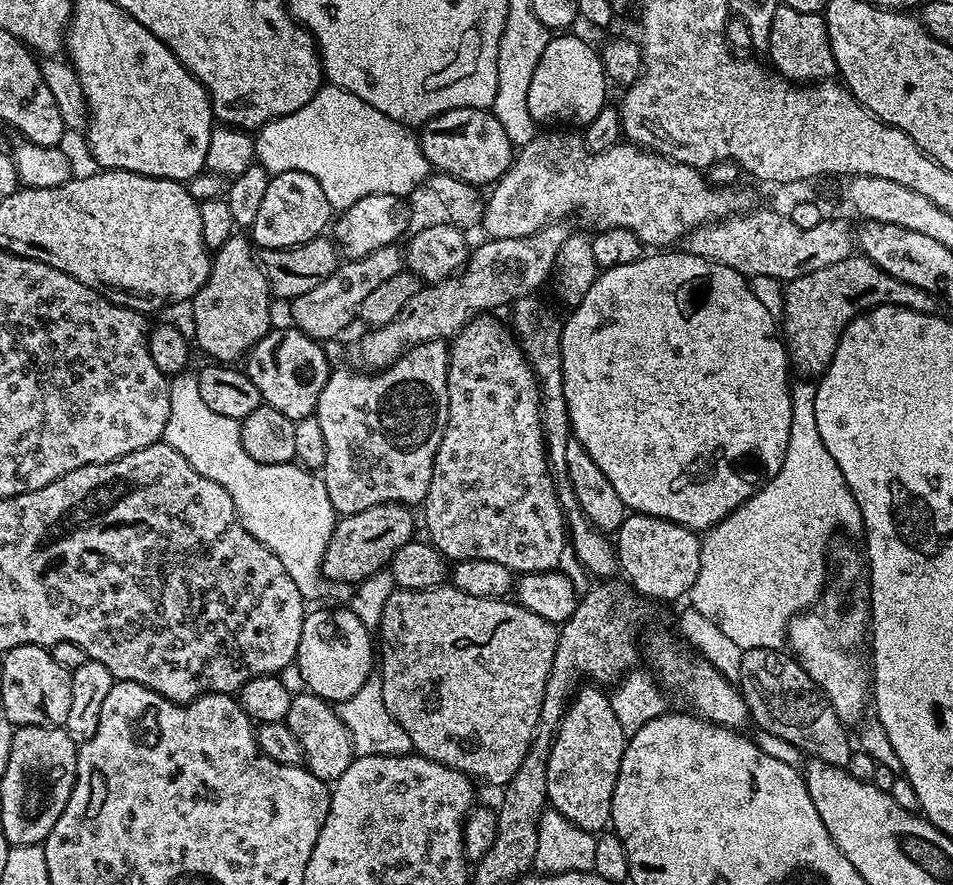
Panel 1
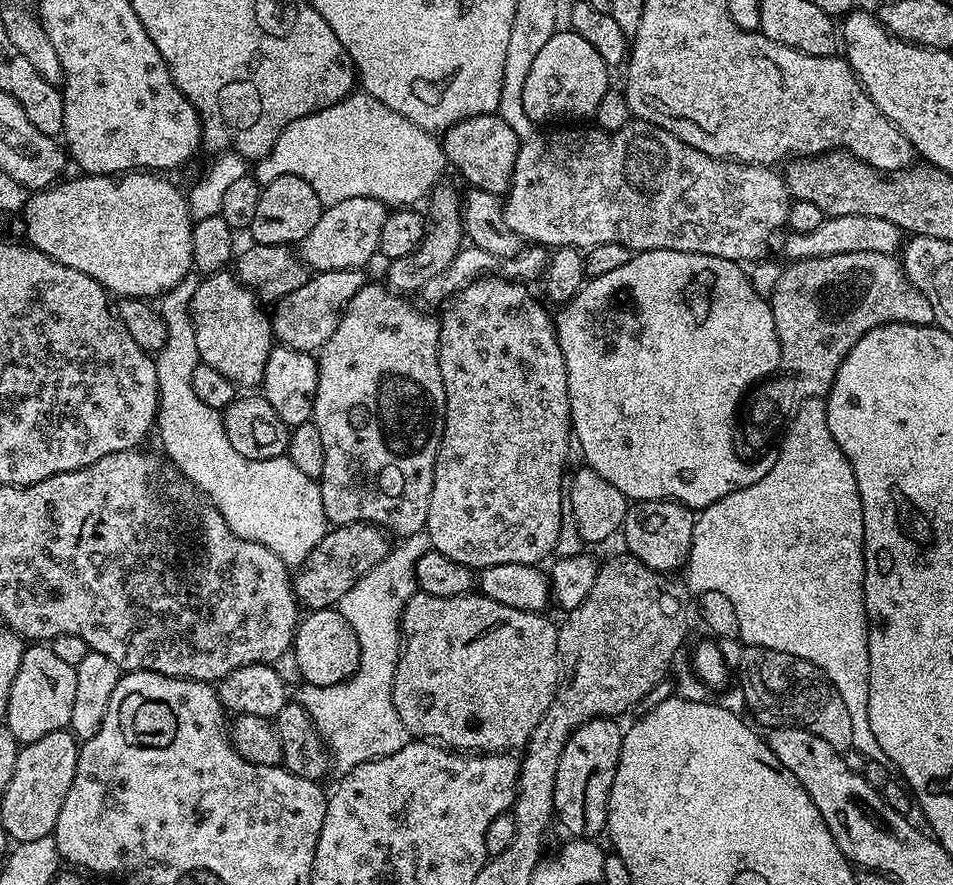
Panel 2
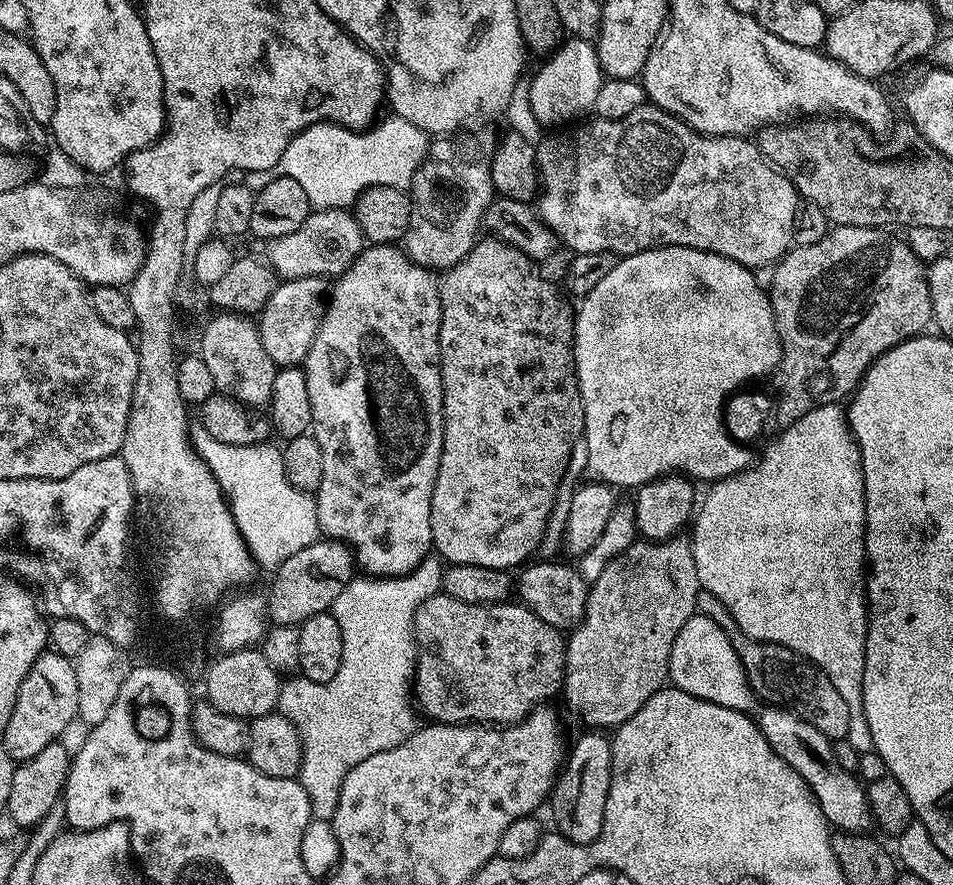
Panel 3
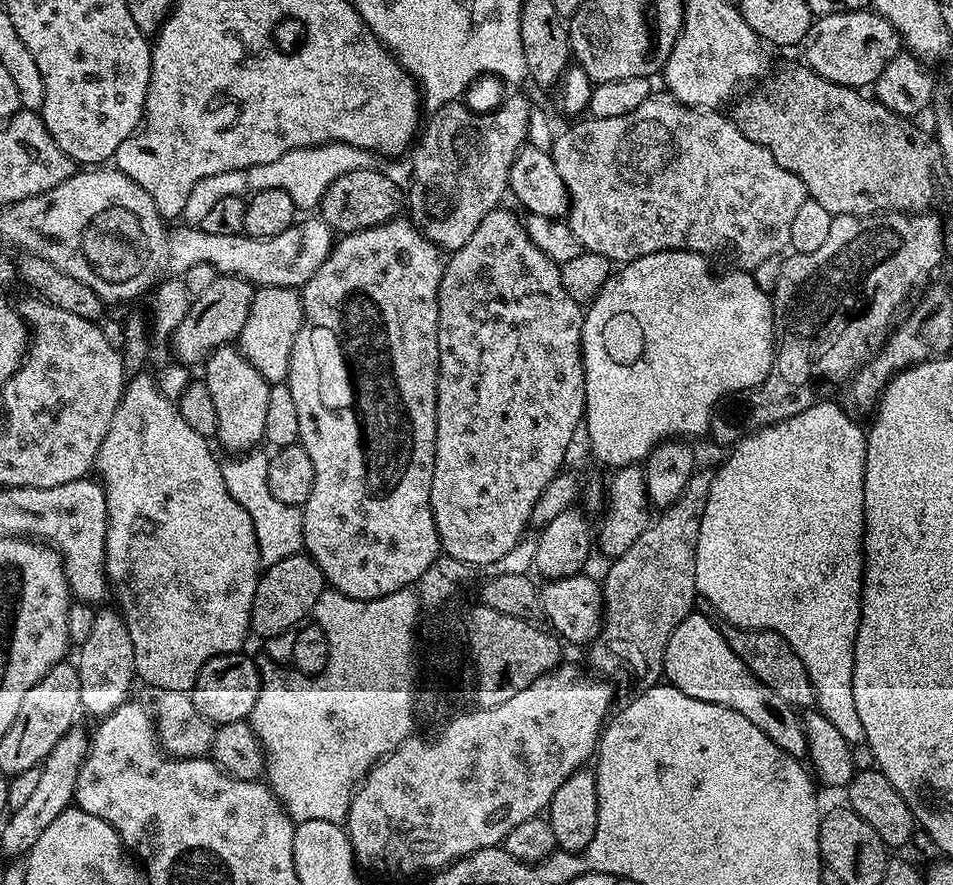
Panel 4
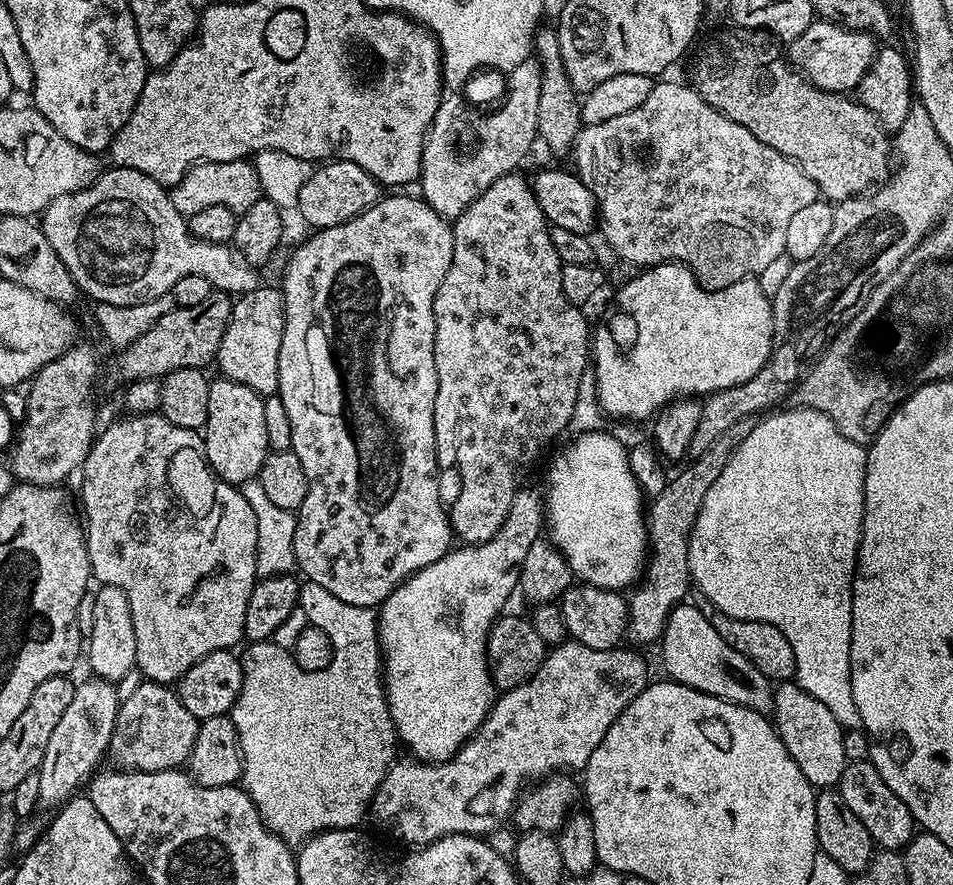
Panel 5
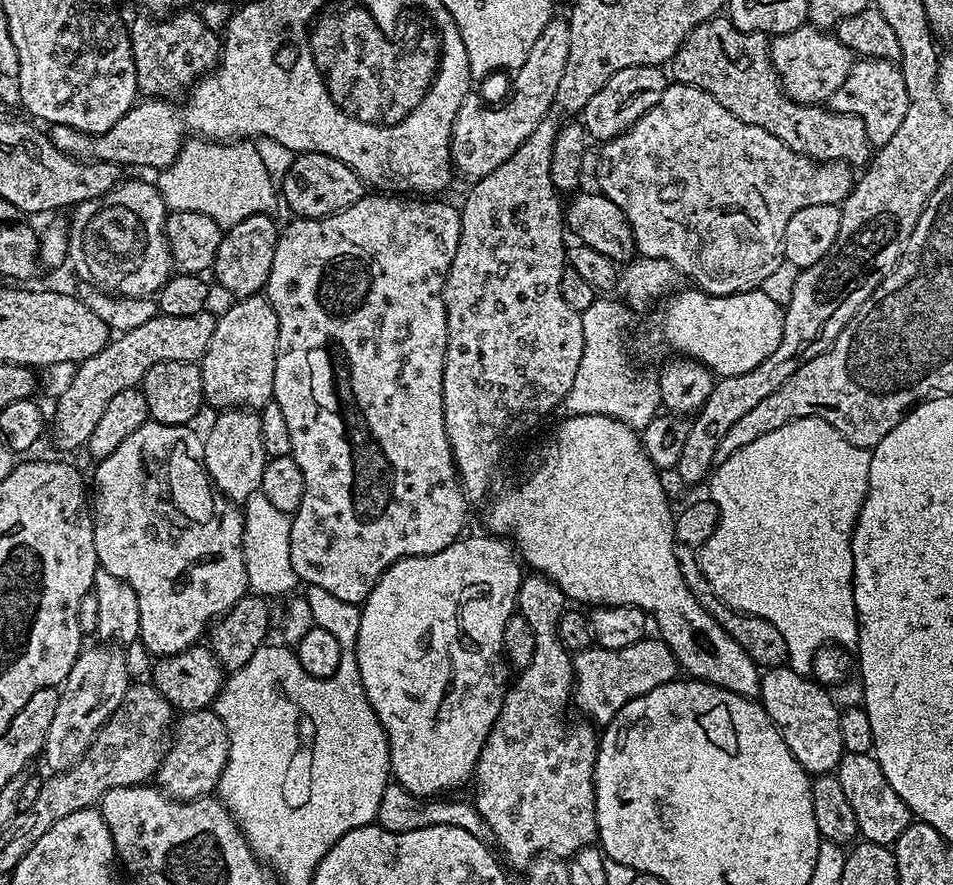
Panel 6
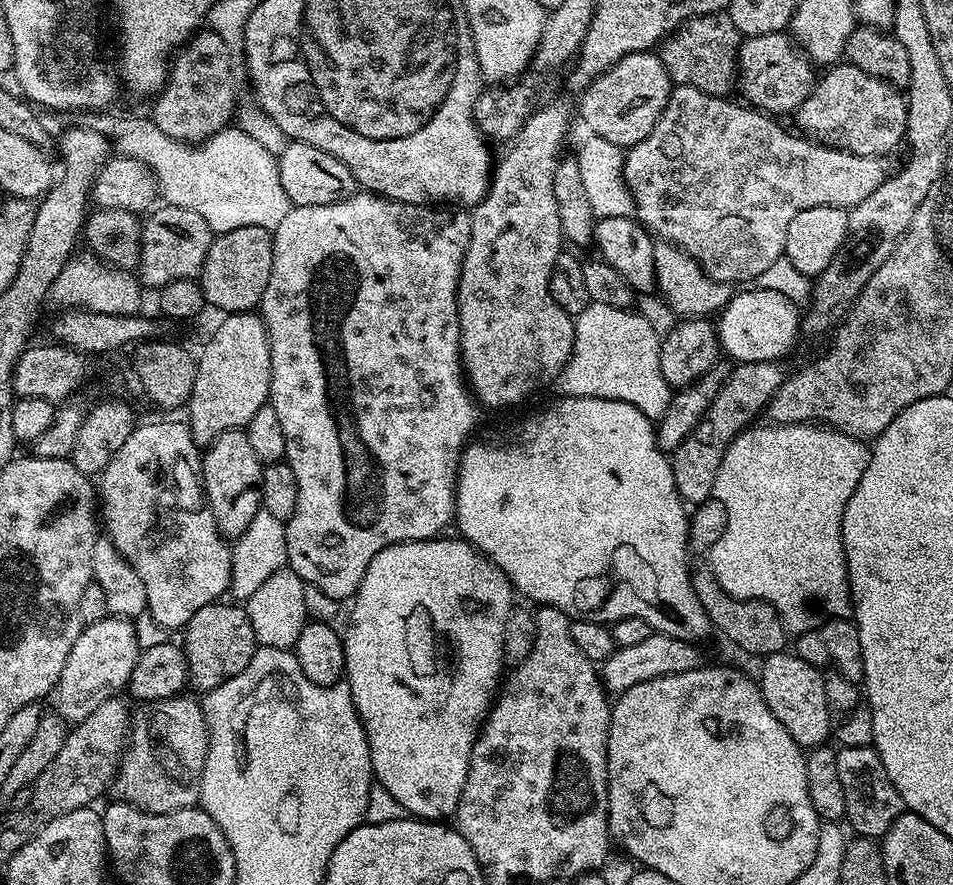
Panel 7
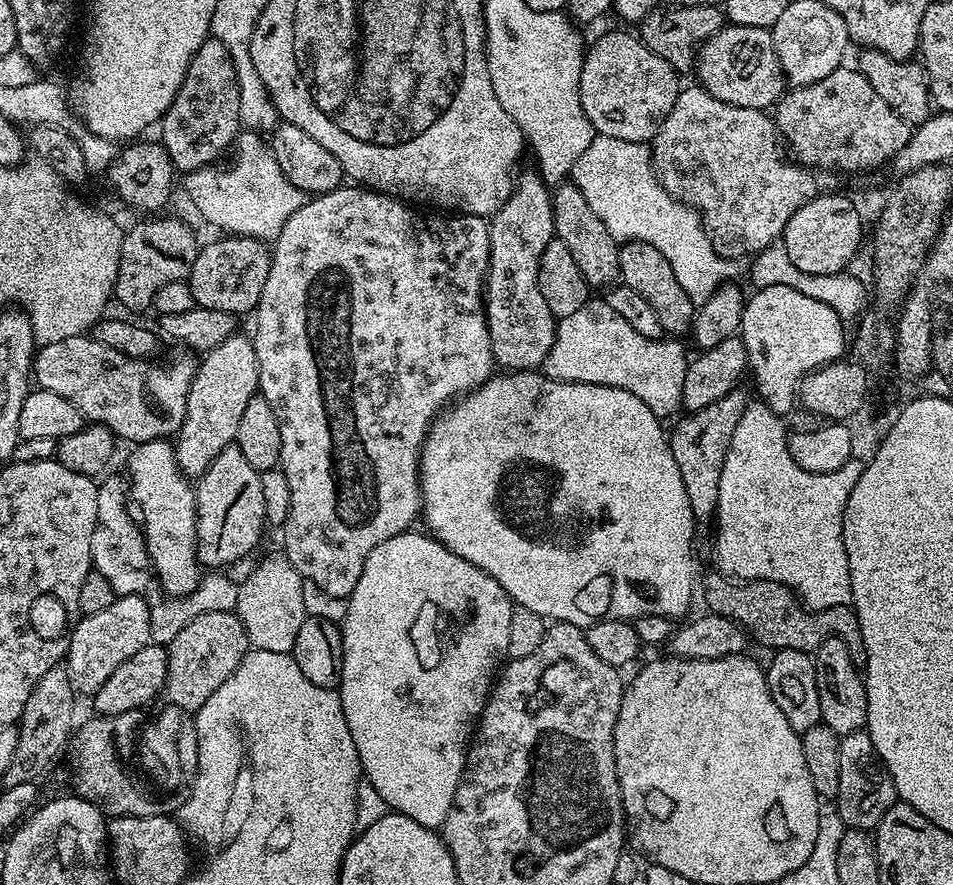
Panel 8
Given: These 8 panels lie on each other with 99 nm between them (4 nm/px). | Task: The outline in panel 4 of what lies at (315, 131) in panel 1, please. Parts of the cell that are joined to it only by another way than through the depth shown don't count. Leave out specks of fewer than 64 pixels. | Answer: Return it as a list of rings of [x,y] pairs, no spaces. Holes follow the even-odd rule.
[[[319,144],[316,148],[299,148],[282,154],[282,158],[274,158],[274,162],[266,162],[247,169],[248,187],[252,192],[286,190],[296,209],[316,210],[320,207],[320,199],[338,177],[347,172],[373,167],[372,160],[374,160],[373,153],[349,144]]]

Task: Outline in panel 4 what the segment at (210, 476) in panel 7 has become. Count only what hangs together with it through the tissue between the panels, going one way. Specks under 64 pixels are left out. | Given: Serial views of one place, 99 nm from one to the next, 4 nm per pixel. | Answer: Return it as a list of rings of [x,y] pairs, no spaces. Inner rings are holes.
[[[225,346],[216,348],[203,361],[204,376],[202,383],[210,390],[210,398],[214,402],[214,410],[218,410],[218,426],[215,439],[220,440],[224,448],[229,448],[232,454],[243,454],[257,447],[256,443],[264,440],[266,430],[266,410],[270,403],[272,385],[244,355],[239,347]]]

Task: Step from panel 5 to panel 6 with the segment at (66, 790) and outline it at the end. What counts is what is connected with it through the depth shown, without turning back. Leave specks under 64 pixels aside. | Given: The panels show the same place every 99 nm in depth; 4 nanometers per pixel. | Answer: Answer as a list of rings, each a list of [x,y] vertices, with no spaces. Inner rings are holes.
[[[108,642],[97,643],[97,648],[85,647],[74,662],[70,674],[60,688],[58,711],[50,722],[48,740],[44,743],[42,760],[48,763],[48,772],[65,772],[86,754],[100,729],[118,710],[126,694],[130,677],[127,672],[125,649]]]

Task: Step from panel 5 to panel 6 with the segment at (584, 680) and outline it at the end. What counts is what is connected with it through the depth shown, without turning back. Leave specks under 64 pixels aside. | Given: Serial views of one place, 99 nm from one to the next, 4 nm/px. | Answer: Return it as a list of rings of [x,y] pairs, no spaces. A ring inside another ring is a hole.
[[[645,638],[634,642],[634,646],[622,646],[622,650],[606,650],[593,646],[572,656],[572,675],[574,677],[572,700],[575,707],[576,704],[580,707],[580,712],[584,715],[581,717],[587,718],[593,725],[603,726],[616,717],[618,710],[622,710],[626,702],[634,702],[634,698],[642,694],[650,694],[654,686],[662,686],[666,682],[677,679],[680,671],[680,663],[676,661],[670,646],[666,646],[659,638]]]

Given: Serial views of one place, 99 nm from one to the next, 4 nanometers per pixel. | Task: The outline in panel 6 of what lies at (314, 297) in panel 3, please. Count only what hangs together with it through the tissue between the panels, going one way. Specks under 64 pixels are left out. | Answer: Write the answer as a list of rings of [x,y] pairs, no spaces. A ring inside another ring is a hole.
[[[267,295],[245,296],[216,316],[214,335],[206,354],[198,361],[205,405],[210,409],[247,408],[259,410],[272,400],[274,366],[278,346],[278,314]]]

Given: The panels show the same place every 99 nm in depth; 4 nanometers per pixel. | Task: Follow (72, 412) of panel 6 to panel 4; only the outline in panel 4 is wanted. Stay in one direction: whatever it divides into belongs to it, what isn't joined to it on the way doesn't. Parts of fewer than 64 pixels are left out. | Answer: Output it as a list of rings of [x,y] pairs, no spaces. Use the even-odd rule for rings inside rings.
[[[217,275],[216,280],[206,290],[206,294],[195,297],[188,307],[186,318],[174,329],[176,336],[172,344],[176,347],[179,363],[185,366],[199,365],[207,360],[208,355],[216,348],[223,348],[239,341],[242,326],[250,314],[254,285],[243,276]]]

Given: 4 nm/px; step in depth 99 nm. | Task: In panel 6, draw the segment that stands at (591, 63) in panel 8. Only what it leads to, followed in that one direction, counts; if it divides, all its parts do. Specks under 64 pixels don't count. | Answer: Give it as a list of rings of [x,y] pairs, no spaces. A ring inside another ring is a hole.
[[[630,66],[626,70],[618,70],[618,74],[609,78],[606,86],[602,86],[602,90],[586,102],[582,113],[585,133],[599,142],[621,136],[634,122],[638,122],[638,118],[642,118],[642,114],[646,114],[646,110],[650,110],[650,106],[658,102],[658,98],[662,98],[669,83],[665,69],[660,66]]]

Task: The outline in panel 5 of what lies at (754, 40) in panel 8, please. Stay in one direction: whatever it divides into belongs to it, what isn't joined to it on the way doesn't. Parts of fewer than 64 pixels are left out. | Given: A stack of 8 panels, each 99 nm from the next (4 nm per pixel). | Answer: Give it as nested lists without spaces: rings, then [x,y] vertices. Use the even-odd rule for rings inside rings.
[[[816,18],[810,26],[806,26],[806,30],[802,30],[802,34],[798,34],[798,38],[790,41],[786,55],[789,64],[797,72],[801,72],[814,87],[821,88],[824,92],[848,94],[859,89],[862,78],[870,70],[877,51],[877,41],[870,34]]]

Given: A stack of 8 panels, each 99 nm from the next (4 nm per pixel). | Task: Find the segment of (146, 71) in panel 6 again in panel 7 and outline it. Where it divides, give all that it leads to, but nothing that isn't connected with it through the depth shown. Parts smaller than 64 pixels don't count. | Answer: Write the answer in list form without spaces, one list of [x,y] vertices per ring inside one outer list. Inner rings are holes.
[[[207,30],[197,31],[188,43],[173,55],[164,87],[155,93],[156,105],[150,119],[170,138],[183,144],[201,144],[233,123],[238,82],[232,73],[232,55],[218,38]]]

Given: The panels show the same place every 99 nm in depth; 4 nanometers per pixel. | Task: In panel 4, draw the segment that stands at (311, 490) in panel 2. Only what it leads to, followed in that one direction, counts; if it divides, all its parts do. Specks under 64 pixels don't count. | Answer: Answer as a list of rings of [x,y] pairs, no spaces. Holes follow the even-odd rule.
[[[249,450],[237,455],[233,460],[236,460],[233,464],[223,465],[226,490],[230,490],[230,498],[234,498],[234,502],[243,506],[246,514],[250,514],[254,522],[261,565],[267,566],[274,562],[282,562],[282,558],[297,555],[304,547],[304,535],[302,534],[304,513],[300,508],[286,506],[286,502],[278,502],[278,498],[270,494],[268,456],[260,453],[260,450]]]

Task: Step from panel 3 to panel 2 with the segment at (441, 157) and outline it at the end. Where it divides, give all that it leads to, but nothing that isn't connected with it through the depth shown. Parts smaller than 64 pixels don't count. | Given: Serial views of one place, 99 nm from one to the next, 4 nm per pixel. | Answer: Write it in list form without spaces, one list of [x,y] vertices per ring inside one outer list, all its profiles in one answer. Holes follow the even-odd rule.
[[[436,190],[431,193],[432,220],[430,216],[430,223],[427,225],[422,242],[410,255],[393,260],[387,265],[387,287],[401,294],[419,293],[420,288],[426,286],[426,282],[430,282],[430,278],[442,274],[442,270],[446,270],[446,266],[450,266],[450,262],[454,262],[454,258],[460,253],[460,249],[465,243],[464,223],[460,217],[461,193],[459,191],[457,193],[440,191]]]

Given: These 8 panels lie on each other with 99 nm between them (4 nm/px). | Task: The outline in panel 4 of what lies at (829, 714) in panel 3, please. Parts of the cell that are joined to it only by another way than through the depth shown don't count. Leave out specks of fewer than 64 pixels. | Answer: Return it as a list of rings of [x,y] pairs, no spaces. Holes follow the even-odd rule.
[[[727,622],[719,625],[720,632],[726,638],[730,650],[742,658],[748,669],[761,680],[778,698],[792,705],[797,710],[808,710],[816,703],[816,692],[812,688],[810,678],[806,674],[806,666],[802,666],[802,658],[794,654],[794,650],[777,632],[765,628],[739,628],[737,624]]]

